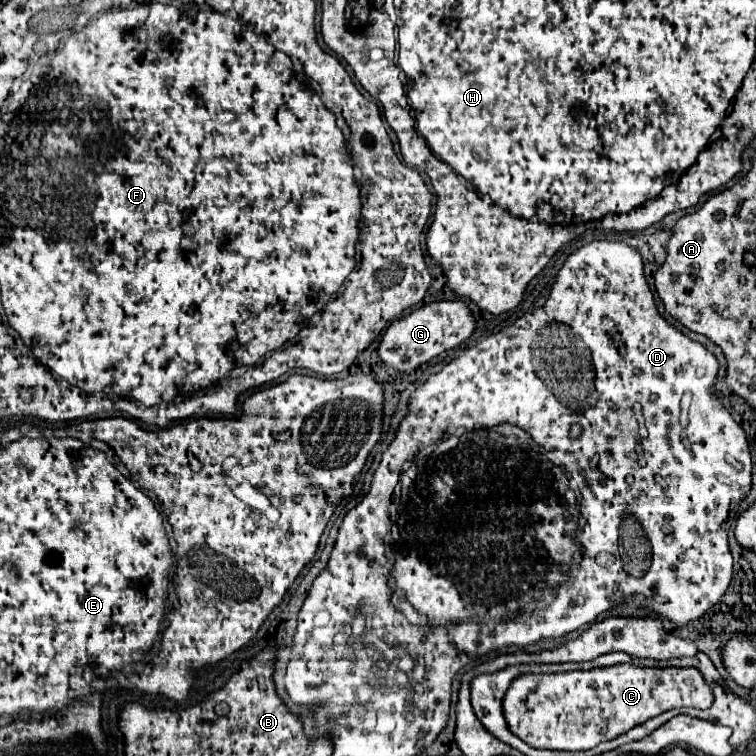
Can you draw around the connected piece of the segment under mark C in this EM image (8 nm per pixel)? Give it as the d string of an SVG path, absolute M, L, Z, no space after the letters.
M614 665L606 669L592 671L572 671L556 675L522 675L512 681L508 693L504 695L504 717L510 731L524 743L536 749L560 749L560 751L586 751L604 741L630 731L634 725L642 725L664 711L674 707L696 707L708 709L712 705L712 691L704 683L696 669L642 669L636 665Z

